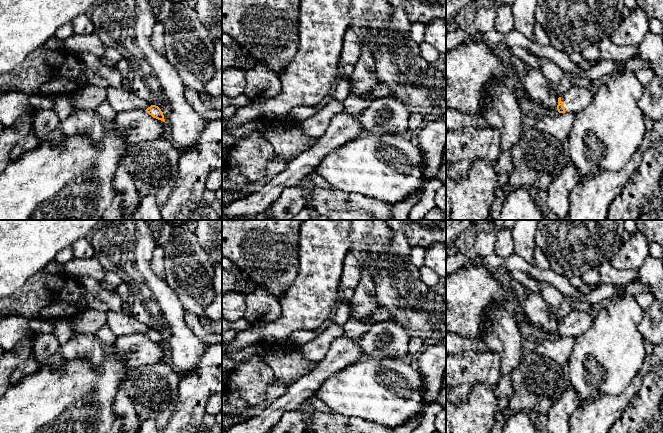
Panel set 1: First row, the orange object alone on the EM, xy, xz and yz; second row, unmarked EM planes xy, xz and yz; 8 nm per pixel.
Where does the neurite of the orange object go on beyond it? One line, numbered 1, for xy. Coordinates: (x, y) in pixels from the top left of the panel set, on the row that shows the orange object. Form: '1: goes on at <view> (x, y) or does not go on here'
1: goes on at xy (124, 99)

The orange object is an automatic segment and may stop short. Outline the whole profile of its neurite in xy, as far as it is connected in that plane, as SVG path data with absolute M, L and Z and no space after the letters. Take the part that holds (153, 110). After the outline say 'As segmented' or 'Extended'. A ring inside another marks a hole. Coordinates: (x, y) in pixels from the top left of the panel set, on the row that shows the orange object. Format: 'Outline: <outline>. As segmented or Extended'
Outline: M108 87L106 101L116 111L121 113L132 110L145 110L153 118L165 122L161 109L139 98L130 88Z. Extended

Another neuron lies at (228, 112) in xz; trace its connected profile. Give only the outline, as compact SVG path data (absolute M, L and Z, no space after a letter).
M228 106L222 108L222 118L229 119L232 118L236 114L237 108L234 106Z

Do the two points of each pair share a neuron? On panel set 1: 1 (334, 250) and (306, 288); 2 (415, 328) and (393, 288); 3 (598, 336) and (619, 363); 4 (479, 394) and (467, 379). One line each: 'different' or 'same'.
1: same
2: same
3: same
4: different

